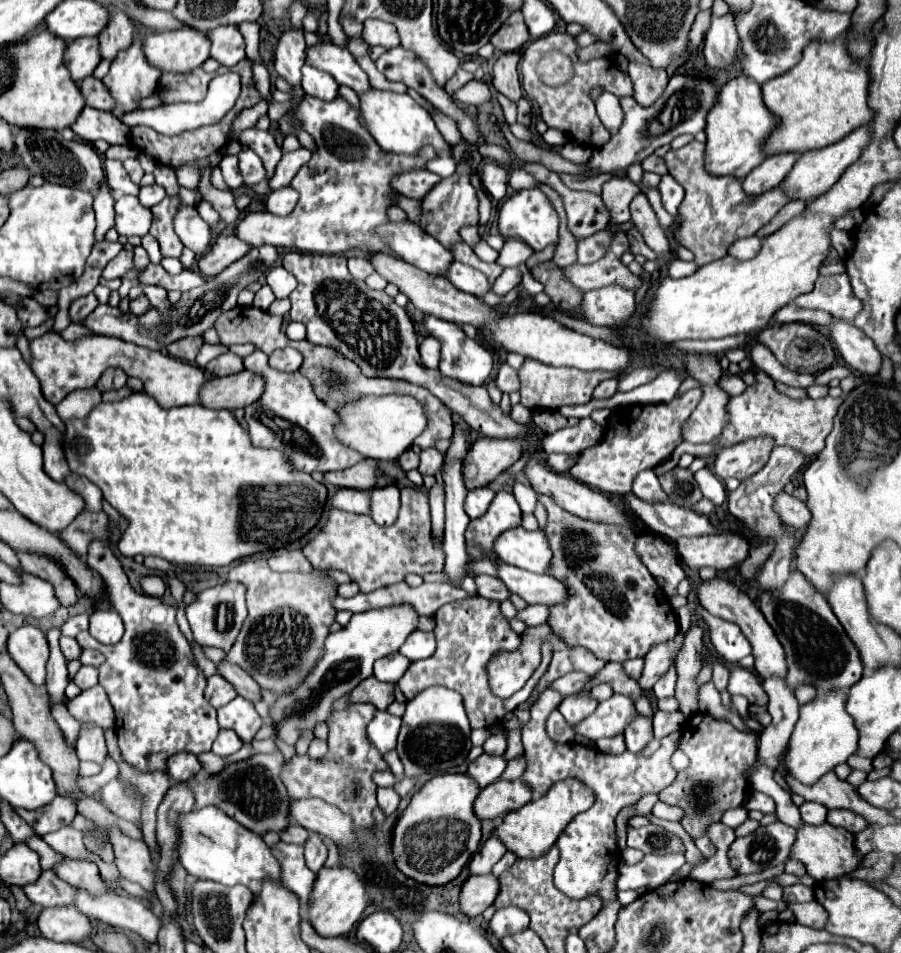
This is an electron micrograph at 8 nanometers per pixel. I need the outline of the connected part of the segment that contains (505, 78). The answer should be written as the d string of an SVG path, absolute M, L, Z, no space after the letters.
M520 52L502 54L494 64L494 78L492 78L494 88L514 102L522 96L520 76L518 76L518 60L520 60Z

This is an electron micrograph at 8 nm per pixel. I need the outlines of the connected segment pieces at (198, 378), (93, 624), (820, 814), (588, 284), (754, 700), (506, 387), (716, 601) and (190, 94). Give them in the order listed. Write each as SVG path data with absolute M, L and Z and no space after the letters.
M54 330L46 332L44 336L30 342L34 362L32 372L40 380L40 388L44 398L50 404L60 404L70 392L92 388L96 386L98 378L106 368L122 368L128 376L140 378L144 382L144 392L152 396L162 408L174 408L174 406L186 406L186 404L198 404L198 392L202 384L206 382L204 370L176 360L174 356L166 356L158 350L148 350L142 346L136 346L132 342L112 338L112 336L82 336L74 342L64 340Z
M98 610L90 616L90 630L98 642L102 644L116 644L124 634L124 624L114 610Z
M804 802L800 806L800 814L802 814L802 820L806 824L824 824L826 822L826 814L828 814L828 808L824 808L824 804Z
M620 230L614 236L612 246L608 248L608 252L602 260L598 260L594 264L588 264L588 266L582 266L582 264L568 266L568 268L564 268L564 274L576 288L580 288L584 292L604 288L608 284L620 284L628 290L638 290L642 286L642 276L632 274L620 262L622 252L626 252L626 250L628 250L628 238Z
M734 666L730 672L730 684L728 684L730 694L742 694L750 700L750 704L754 706L766 706L768 704L768 696L760 684L760 678L754 676L754 672Z
M500 360L500 370L498 370L498 388L502 392L518 392L520 388L520 380L518 380L518 372L506 362Z
M714 576L710 580L702 580L698 586L696 586L696 596L700 600L700 604L714 616L720 616L724 620L732 620L734 624L738 624L744 632L744 636L750 640L752 644L752 654L754 654L754 668L756 672L762 676L762 678L768 678L768 676L780 676L780 678L786 678L786 658L784 658L784 650L780 646L780 642L776 640L770 624L764 620L764 614L760 612L760 608L756 606L756 602L738 586L734 586L732 582L720 578L720 576Z
M196 68L188 74L162 74L162 100L170 102L200 102L208 92L208 82L216 74L206 74Z

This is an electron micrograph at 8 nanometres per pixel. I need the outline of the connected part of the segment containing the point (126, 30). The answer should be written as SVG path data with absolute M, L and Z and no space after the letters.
M110 8L108 28L98 36L98 40L100 40L100 56L104 60L114 60L116 52L122 52L134 40L134 24L130 24L124 12Z

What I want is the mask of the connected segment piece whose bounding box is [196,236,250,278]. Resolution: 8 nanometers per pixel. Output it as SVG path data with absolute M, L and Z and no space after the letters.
M220 236L210 250L198 258L196 262L196 270L200 272L200 276L216 276L222 268L226 268L228 264L236 262L238 258L242 258L246 252L250 250L248 244L242 244L242 240L234 238L234 236Z

